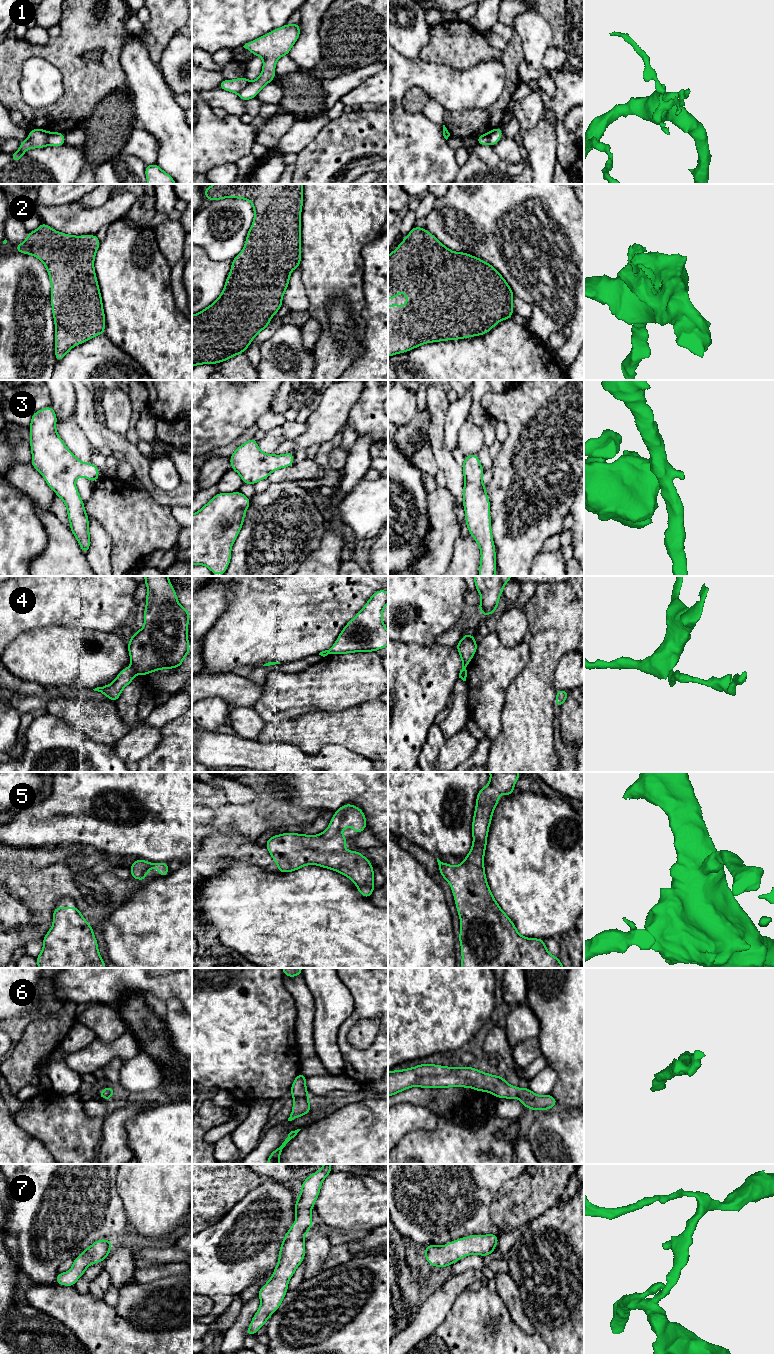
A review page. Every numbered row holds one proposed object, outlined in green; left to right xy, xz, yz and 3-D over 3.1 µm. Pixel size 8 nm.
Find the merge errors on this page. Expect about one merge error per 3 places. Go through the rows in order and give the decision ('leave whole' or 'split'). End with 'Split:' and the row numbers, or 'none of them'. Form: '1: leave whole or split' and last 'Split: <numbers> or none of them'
1: split
2: leave whole
3: leave whole
4: split
5: leave whole
6: leave whole
7: leave whole
Split: 1, 4

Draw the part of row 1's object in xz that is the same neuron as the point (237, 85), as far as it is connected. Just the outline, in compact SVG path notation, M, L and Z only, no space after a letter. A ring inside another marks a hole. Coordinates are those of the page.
M245 77L237 78L234 80L224 79L218 86L218 88L227 90L239 94L249 83L250 81Z

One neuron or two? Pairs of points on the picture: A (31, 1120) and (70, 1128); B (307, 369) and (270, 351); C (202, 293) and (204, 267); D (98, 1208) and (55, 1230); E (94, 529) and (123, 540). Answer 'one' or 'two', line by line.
A: one
B: one
C: one
D: one
E: two

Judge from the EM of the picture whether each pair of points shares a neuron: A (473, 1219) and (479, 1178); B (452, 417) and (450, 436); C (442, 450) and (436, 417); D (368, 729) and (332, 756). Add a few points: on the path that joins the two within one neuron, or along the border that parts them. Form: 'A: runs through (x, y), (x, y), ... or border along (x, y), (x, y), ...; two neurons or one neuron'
A: runs through (473, 1209), (476, 1200), (476, 1188); one neuron
B: runs through (452, 422), (451, 431); one neuron
C: runs through (437, 442), (436, 425); one neuron
D: border along (321, 748), (330, 744), (339, 744), (365, 758); two neurons

